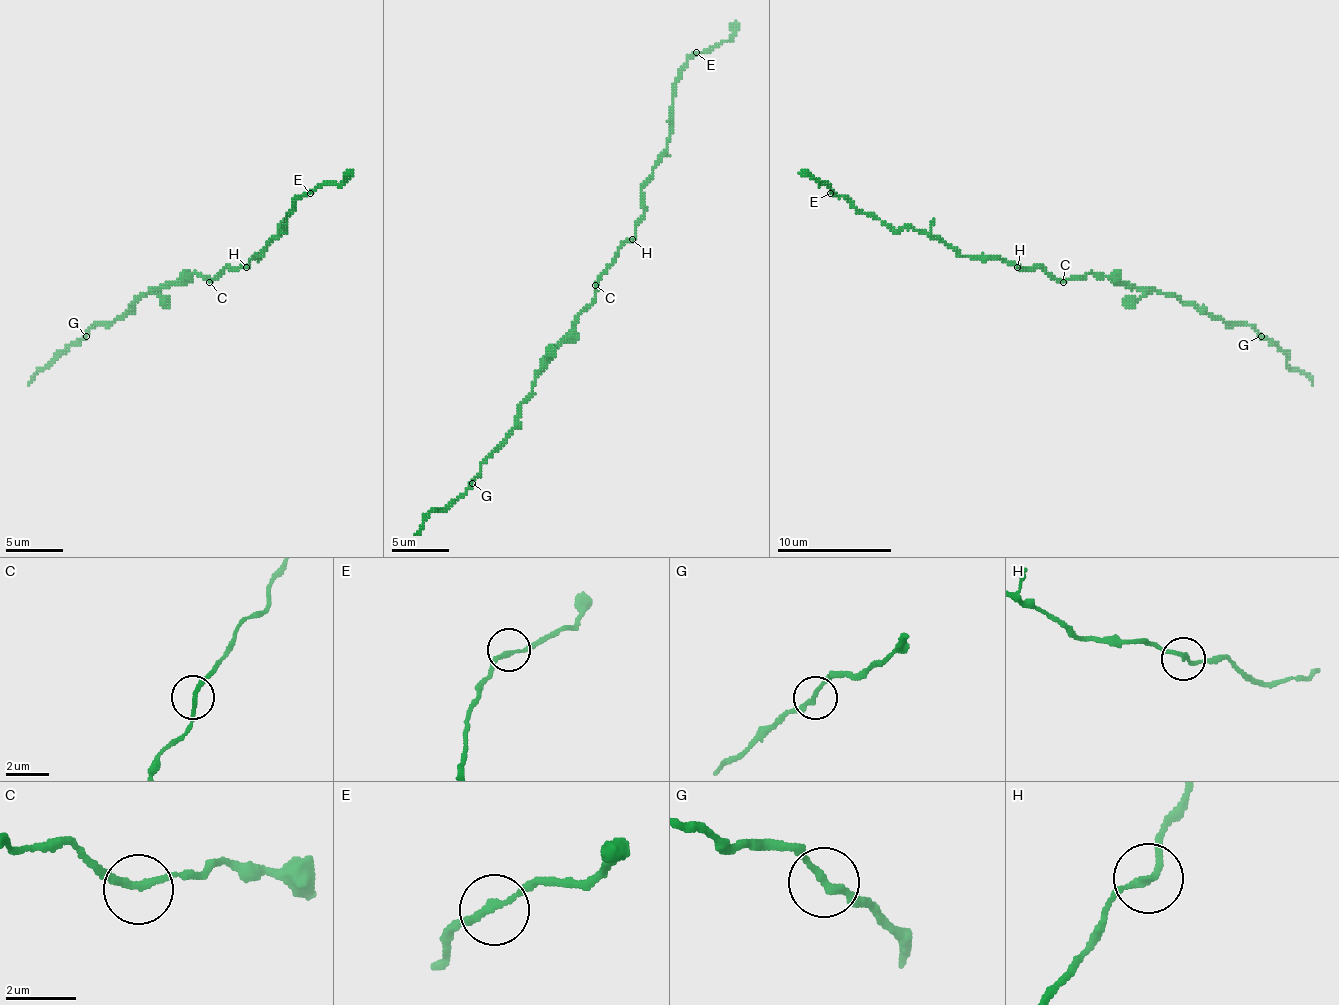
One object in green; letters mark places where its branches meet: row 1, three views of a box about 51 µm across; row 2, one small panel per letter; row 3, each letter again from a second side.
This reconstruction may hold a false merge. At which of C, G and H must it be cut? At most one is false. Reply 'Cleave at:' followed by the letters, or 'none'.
Cleave at: none

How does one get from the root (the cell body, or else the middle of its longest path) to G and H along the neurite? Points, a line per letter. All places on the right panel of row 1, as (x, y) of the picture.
G: (1063, 279), (1114, 276), (1249, 325), (1261, 336)
H: (1063, 279), (1051, 279), (1040, 267), (1017, 267)

